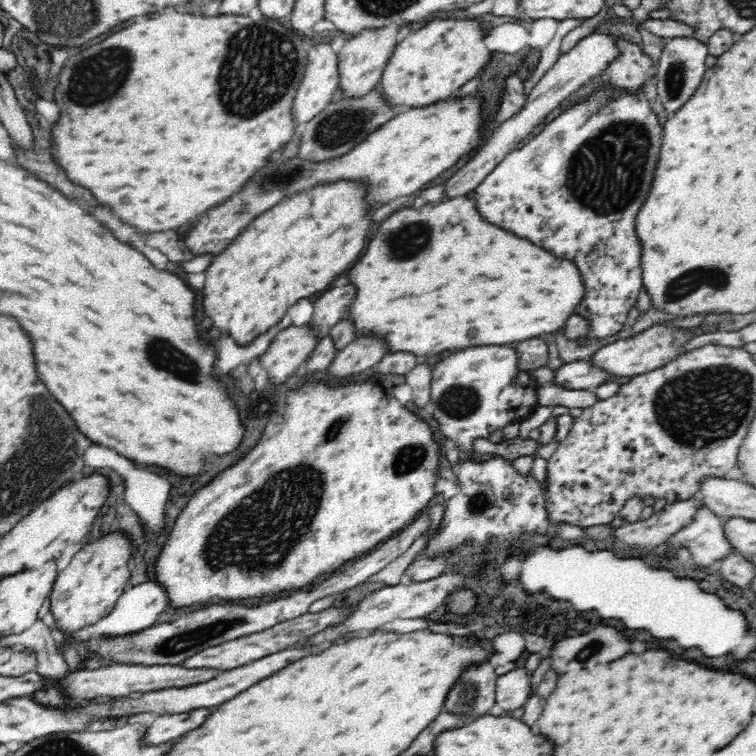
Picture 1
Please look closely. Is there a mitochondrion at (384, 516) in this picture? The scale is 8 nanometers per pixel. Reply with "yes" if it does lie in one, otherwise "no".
no

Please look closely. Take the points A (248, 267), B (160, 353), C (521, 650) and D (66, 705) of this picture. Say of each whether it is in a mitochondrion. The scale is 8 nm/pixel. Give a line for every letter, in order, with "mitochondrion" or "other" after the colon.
A: other
B: mitochondrion
C: other
D: other

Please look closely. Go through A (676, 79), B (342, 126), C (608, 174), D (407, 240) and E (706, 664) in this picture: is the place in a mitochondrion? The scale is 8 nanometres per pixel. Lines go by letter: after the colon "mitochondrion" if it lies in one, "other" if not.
A: mitochondrion
B: mitochondrion
C: mitochondrion
D: mitochondrion
E: other

